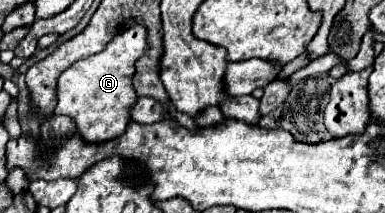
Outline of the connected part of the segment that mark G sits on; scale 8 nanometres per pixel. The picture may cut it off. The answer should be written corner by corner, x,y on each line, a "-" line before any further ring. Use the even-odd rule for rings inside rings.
134,25
116,35
104,51
70,65
58,79
58,105
54,113
70,115
76,121
76,133
86,143
104,143
120,137
130,119
130,107
138,99
132,89
134,63
148,53
148,31
142,25

